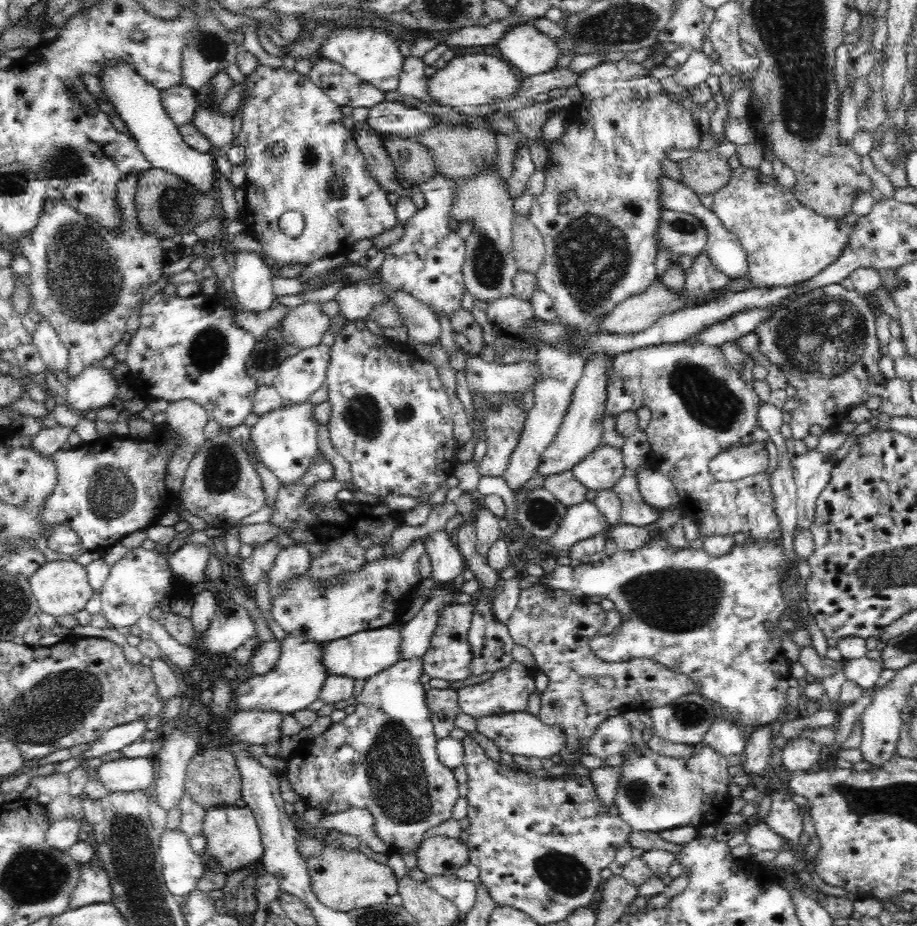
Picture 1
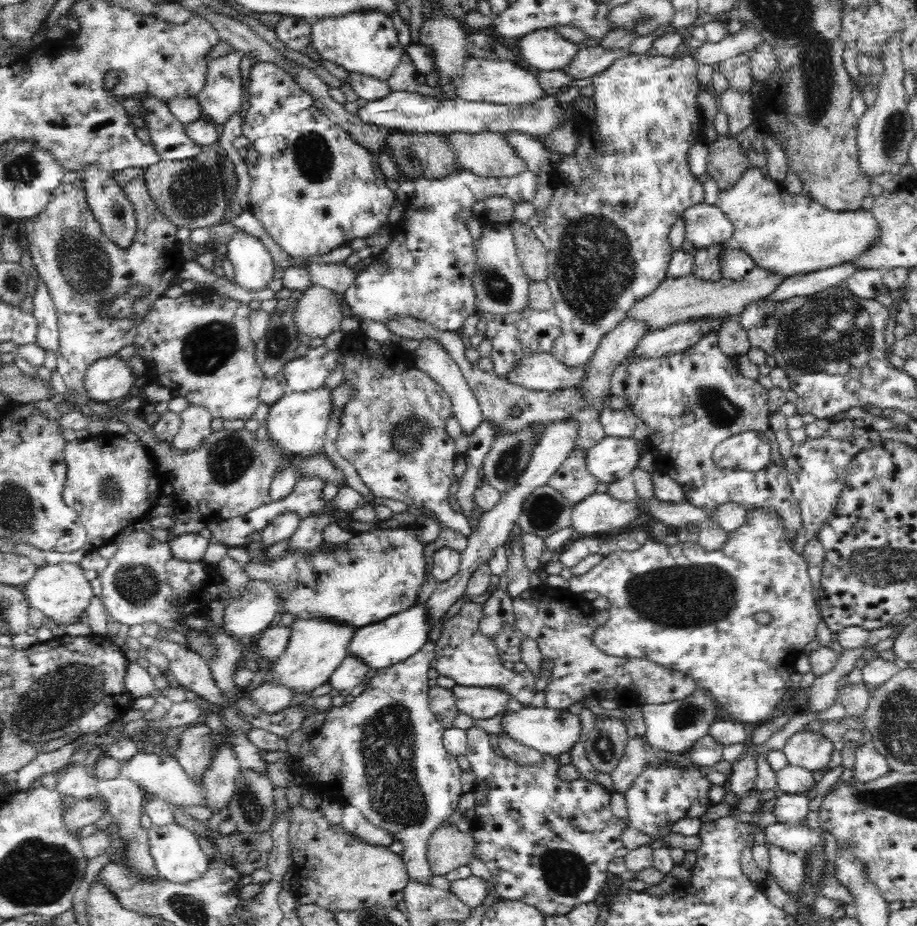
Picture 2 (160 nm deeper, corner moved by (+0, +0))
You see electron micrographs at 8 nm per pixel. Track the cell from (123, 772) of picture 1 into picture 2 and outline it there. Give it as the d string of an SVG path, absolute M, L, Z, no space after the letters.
M164 753L162 755L136 754L132 759L123 762L119 777L130 780L138 787L142 786L142 789L146 790L149 796L164 798L168 803L178 807L207 806L204 784L195 782L189 774L186 774L184 768L174 756L167 756Z

